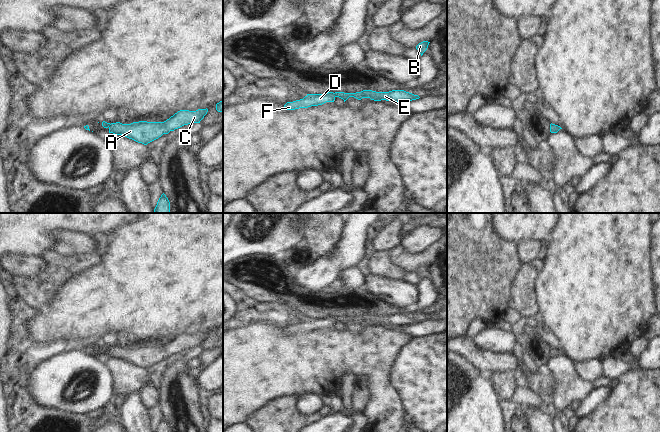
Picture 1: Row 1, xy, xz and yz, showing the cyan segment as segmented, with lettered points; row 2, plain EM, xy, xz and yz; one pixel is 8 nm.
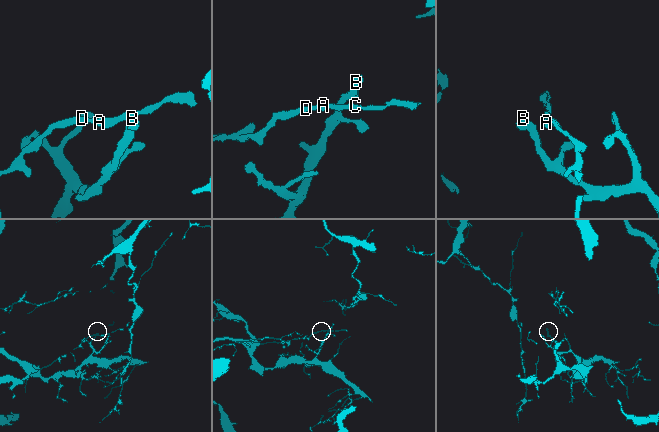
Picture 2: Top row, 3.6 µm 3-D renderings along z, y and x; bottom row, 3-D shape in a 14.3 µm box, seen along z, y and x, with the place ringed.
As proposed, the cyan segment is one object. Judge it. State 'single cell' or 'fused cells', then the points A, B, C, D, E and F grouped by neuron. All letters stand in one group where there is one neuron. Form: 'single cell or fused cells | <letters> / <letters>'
single cell | A B C D E F

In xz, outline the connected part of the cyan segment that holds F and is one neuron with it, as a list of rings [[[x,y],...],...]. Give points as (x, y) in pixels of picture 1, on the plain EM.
[[[363,314],[356,317],[344,317],[344,316],[328,316],[326,318],[307,318],[303,323],[296,324],[293,326],[287,326],[284,329],[286,334],[295,334],[299,332],[308,332],[311,330],[322,329],[326,326],[334,326],[335,322],[339,321],[344,324],[344,326],[349,321],[354,321],[358,324],[362,322],[370,322],[374,325],[393,325],[393,326],[405,326],[419,323],[418,319],[406,316],[404,314],[392,314],[389,316],[376,316],[372,314]]]

